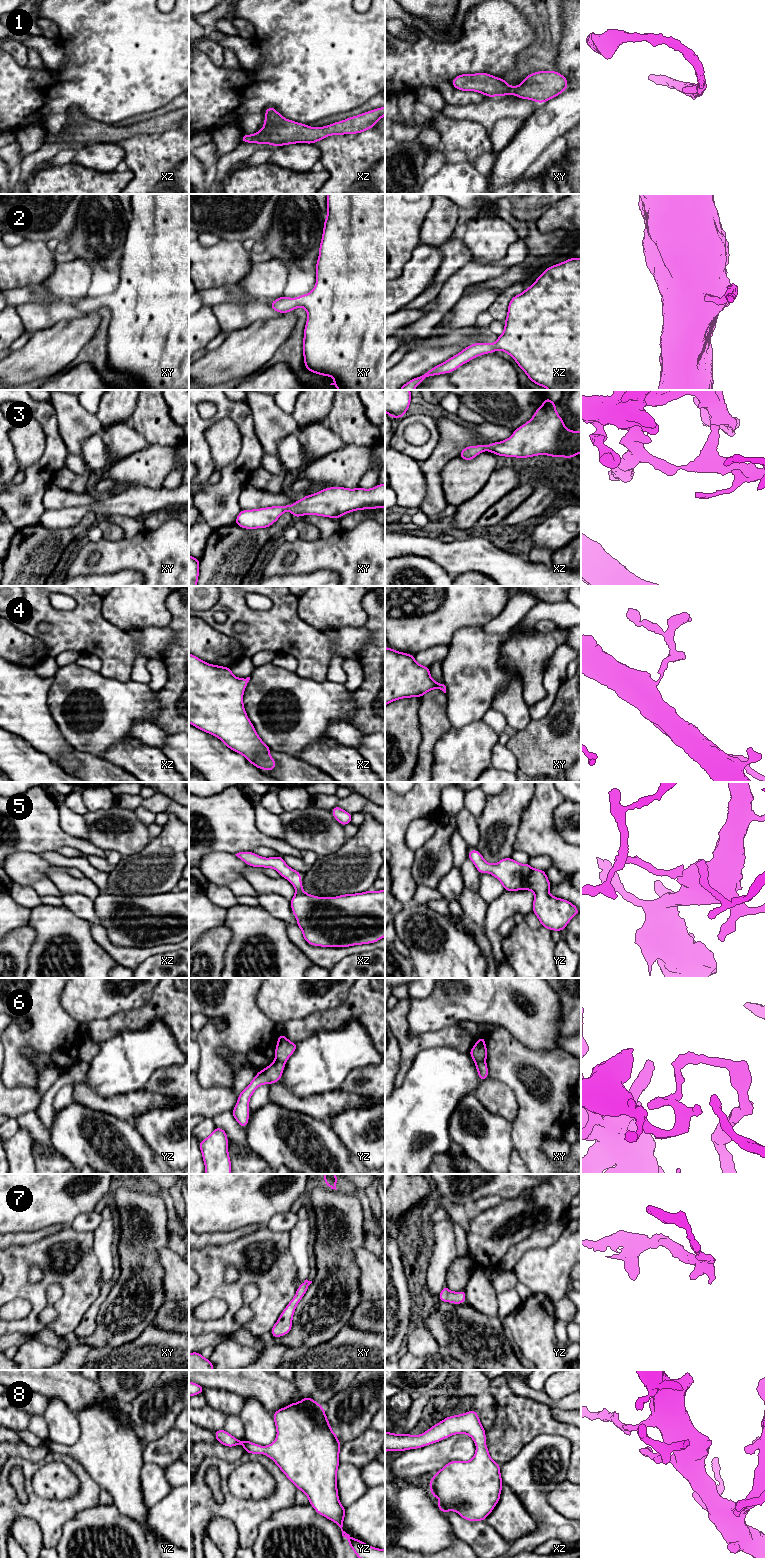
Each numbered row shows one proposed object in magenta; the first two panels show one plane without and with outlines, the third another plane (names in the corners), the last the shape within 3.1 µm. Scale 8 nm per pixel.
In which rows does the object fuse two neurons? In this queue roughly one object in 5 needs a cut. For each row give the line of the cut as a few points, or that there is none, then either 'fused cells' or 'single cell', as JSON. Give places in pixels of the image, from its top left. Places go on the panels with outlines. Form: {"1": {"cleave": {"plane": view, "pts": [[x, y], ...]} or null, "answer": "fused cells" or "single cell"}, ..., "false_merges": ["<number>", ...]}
{"1": {"cleave": null, "answer": "single cell"}, "2": {"cleave": null, "answer": "single cell"}, "3": {"cleave": null, "answer": "single cell"}, "4": {"cleave": null, "answer": "single cell"}, "5": {"cleave": null, "answer": "single cell"}, "6": {"cleave": {"plane": "xy", "pts": [[475, 1061], [484, 1062]]}, "answer": "fused cells"}, "7": {"cleave": null, "answer": "single cell"}, "8": {"cleave": null, "answer": "single cell"}, "false_merges": ["6"]}

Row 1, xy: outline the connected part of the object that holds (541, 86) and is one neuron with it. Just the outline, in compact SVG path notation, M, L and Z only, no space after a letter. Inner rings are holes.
M553 71L534 72L525 77L519 86L509 86L503 78L488 73L462 74L452 80L454 88L461 91L476 91L487 97L512 94L520 99L543 103L567 90L568 80Z

